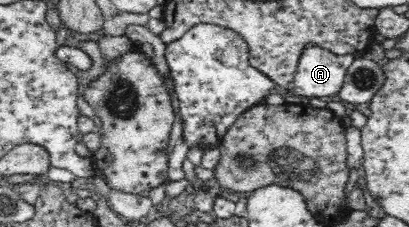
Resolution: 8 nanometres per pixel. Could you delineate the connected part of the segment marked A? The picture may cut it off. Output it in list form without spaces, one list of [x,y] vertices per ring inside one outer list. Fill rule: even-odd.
[[[318,45],[303,47],[294,73],[294,93],[301,97],[330,99],[339,93],[355,56],[340,56]]]

